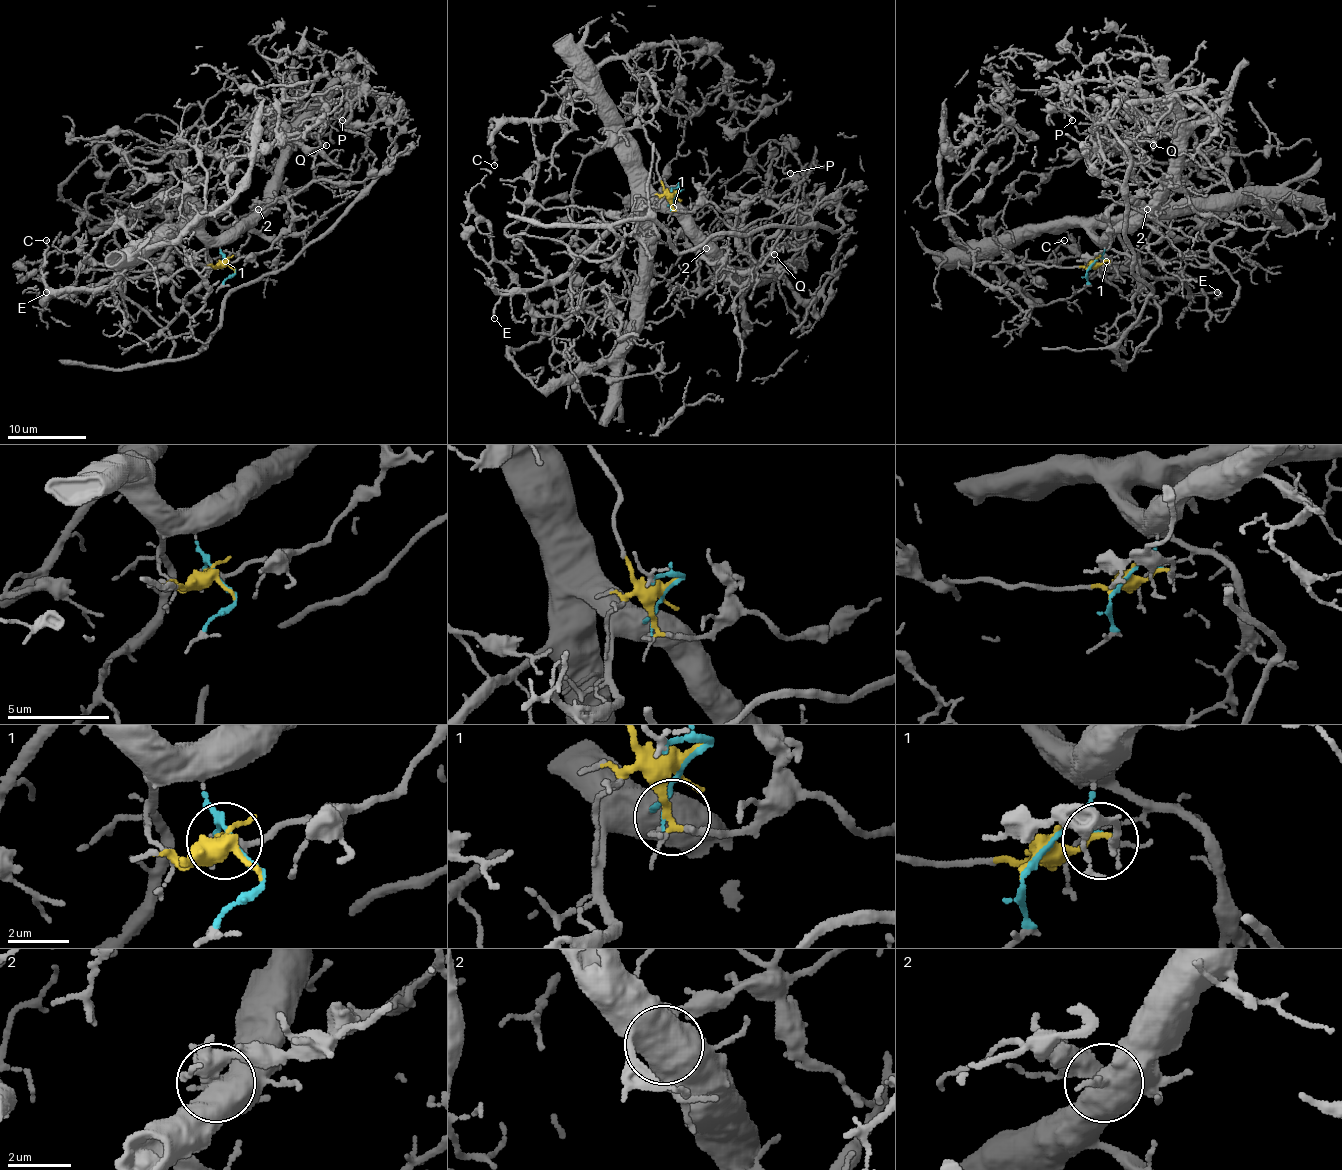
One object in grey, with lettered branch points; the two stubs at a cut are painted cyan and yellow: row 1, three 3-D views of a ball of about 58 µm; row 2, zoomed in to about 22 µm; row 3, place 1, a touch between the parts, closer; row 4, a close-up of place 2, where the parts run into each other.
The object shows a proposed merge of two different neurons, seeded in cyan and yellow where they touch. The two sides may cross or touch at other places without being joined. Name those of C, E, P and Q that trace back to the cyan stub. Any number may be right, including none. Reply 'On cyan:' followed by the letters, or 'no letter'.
On cyan: C, E, Q

